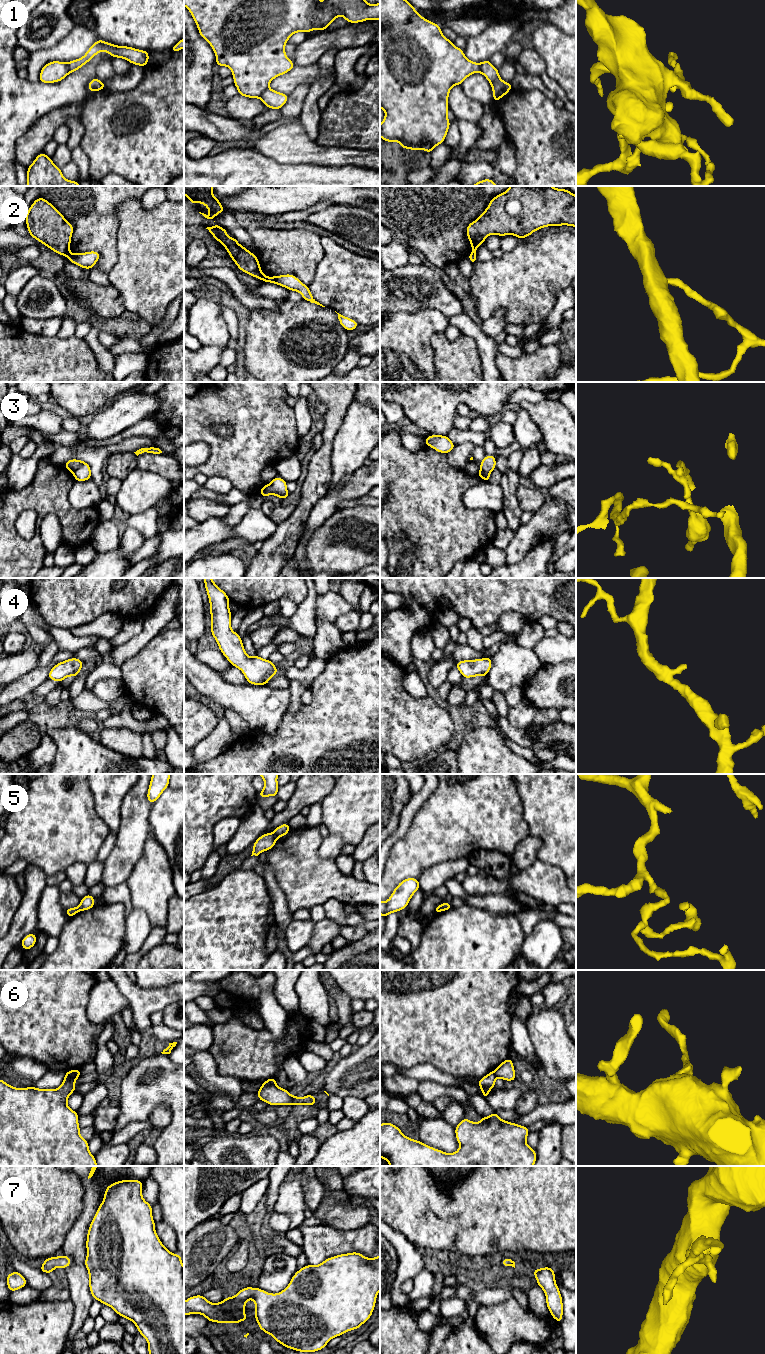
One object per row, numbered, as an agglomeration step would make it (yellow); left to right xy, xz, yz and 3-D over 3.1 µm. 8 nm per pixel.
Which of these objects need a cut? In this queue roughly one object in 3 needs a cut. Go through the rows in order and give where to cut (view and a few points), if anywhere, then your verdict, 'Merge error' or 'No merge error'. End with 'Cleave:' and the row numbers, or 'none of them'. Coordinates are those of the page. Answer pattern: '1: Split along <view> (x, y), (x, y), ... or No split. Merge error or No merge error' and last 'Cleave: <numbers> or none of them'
1: No split. No merge error
2: Split along xz (265, 276), (263, 280). Merge error
3: No split. No merge error
4: No split. No merge error
5: Split along xz (272, 833), (277, 837). Merge error
6: Split along xy (65, 1074), (79, 1075). Merge error
7: No split. No merge error
Cleave: 2, 5, 6

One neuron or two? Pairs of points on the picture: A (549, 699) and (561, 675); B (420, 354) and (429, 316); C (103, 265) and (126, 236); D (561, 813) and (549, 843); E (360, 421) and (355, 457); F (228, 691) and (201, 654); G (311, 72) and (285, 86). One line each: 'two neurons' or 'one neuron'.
A: one neuron
B: one neuron
C: two neurons
D: one neuron
E: one neuron
F: two neurons
G: one neuron

